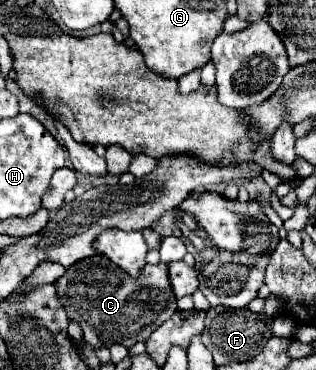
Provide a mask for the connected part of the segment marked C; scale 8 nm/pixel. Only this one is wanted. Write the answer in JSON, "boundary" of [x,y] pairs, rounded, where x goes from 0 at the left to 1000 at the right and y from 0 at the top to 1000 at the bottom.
{"boundary":[[[291,689],[215,722],[209,743],[171,765],[184,808],[209,835],[241,835],[247,878],[266,895],[266,922],[291,938],[392,932],[411,938],[430,922],[462,922],[487,889],[532,868],[557,841],[557,803],[538,781],[538,749],[525,738],[532,711],[462,716],[443,749],[418,754],[405,738],[335,705],[323,689]]]}

